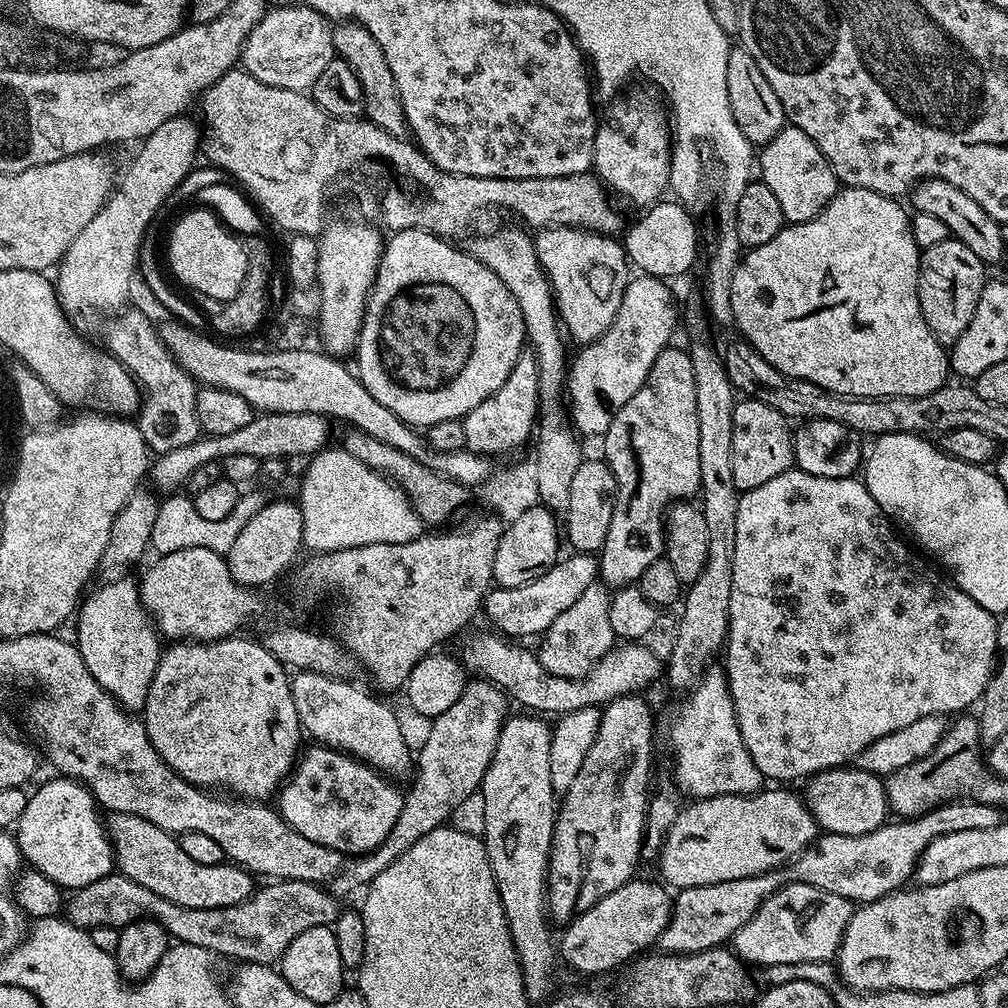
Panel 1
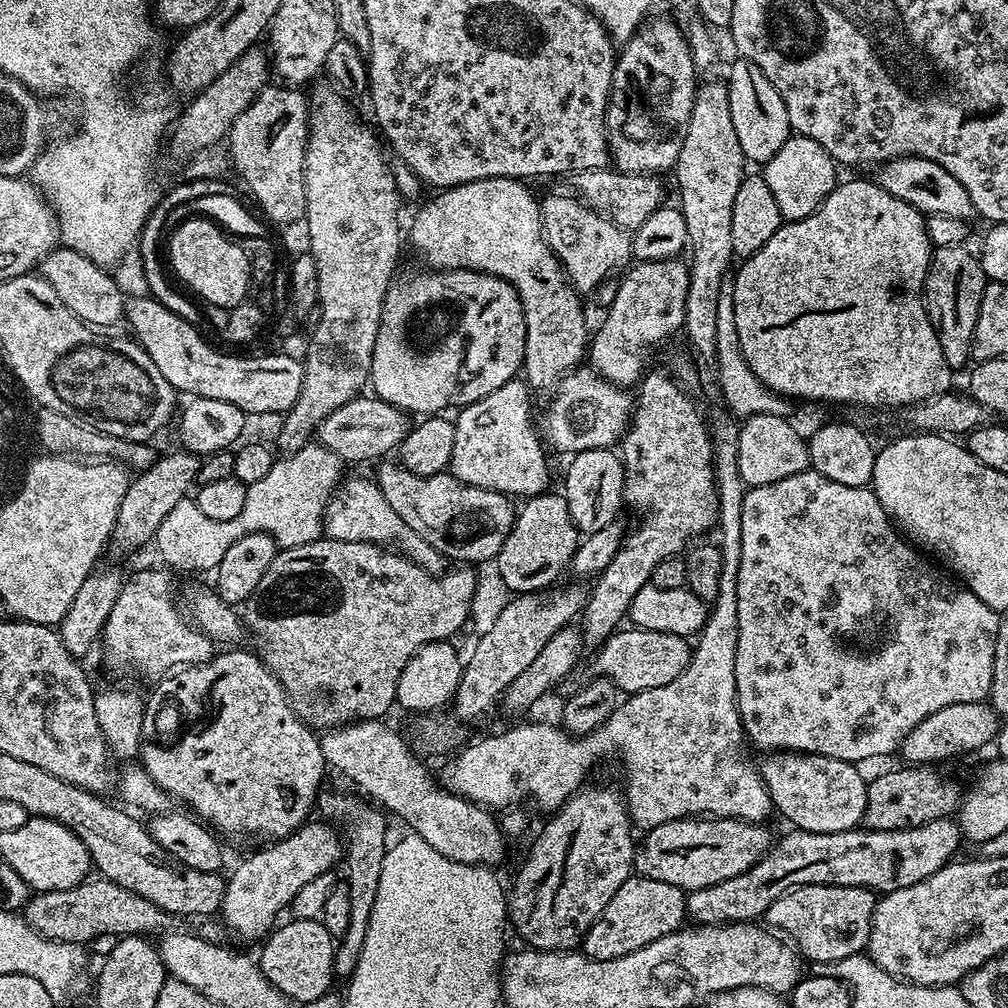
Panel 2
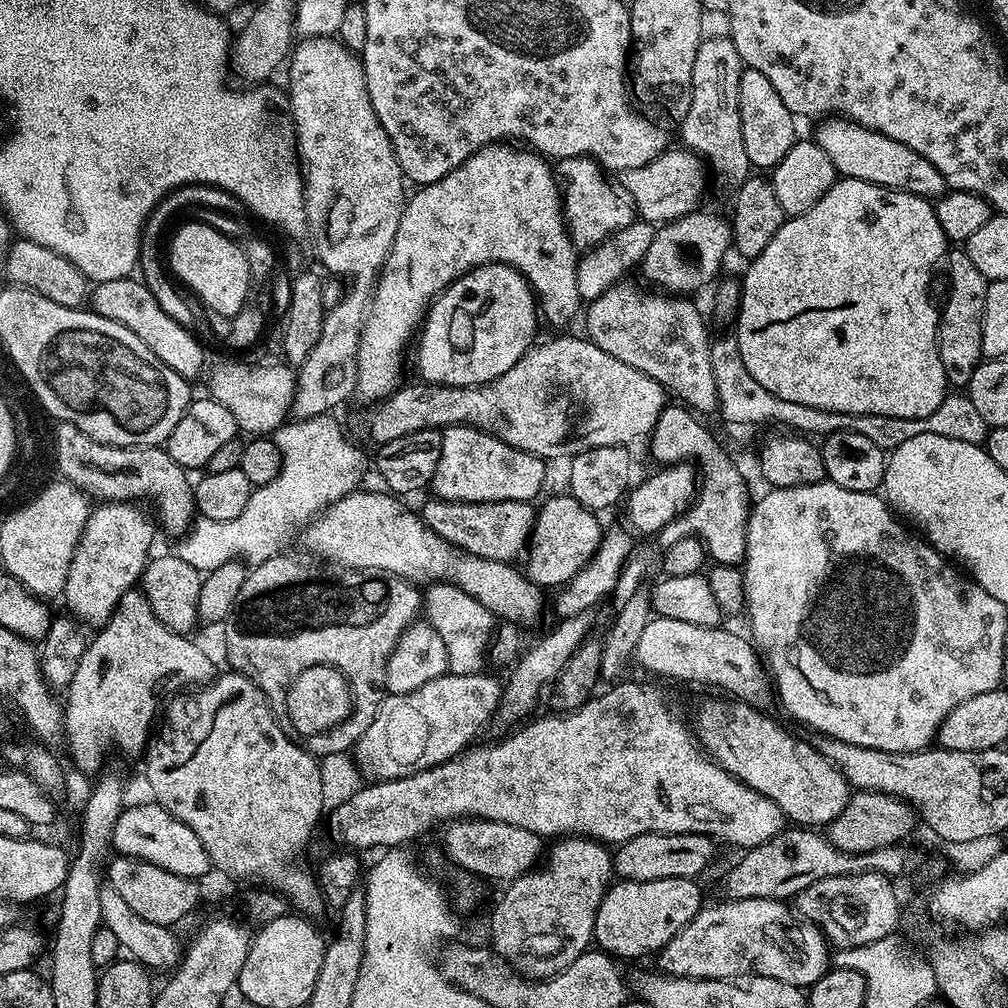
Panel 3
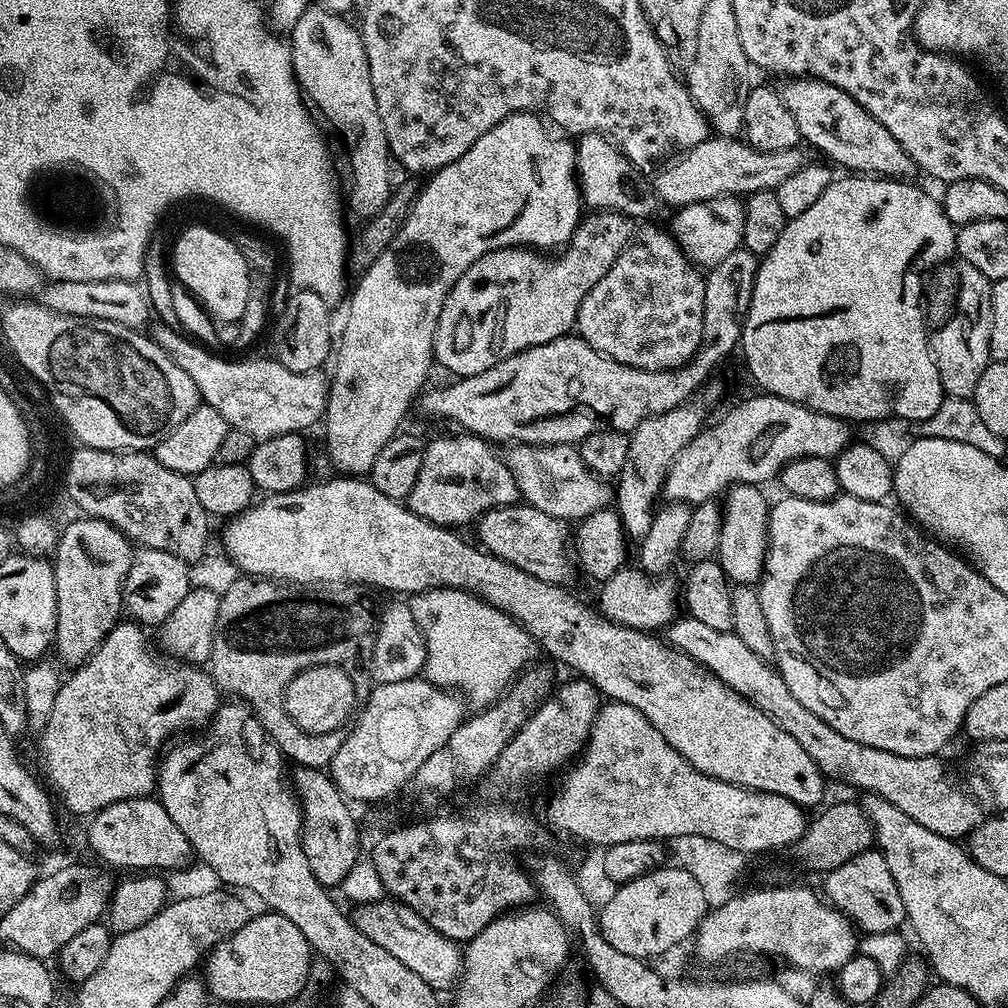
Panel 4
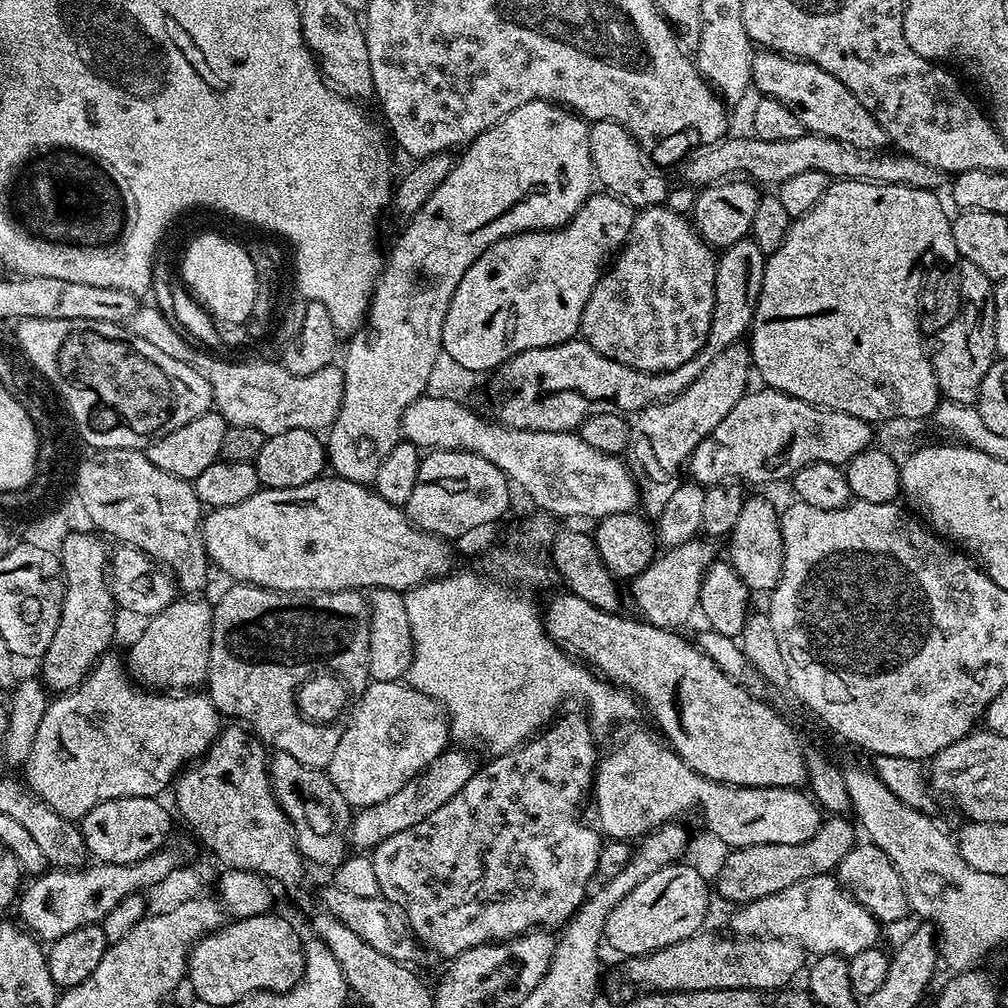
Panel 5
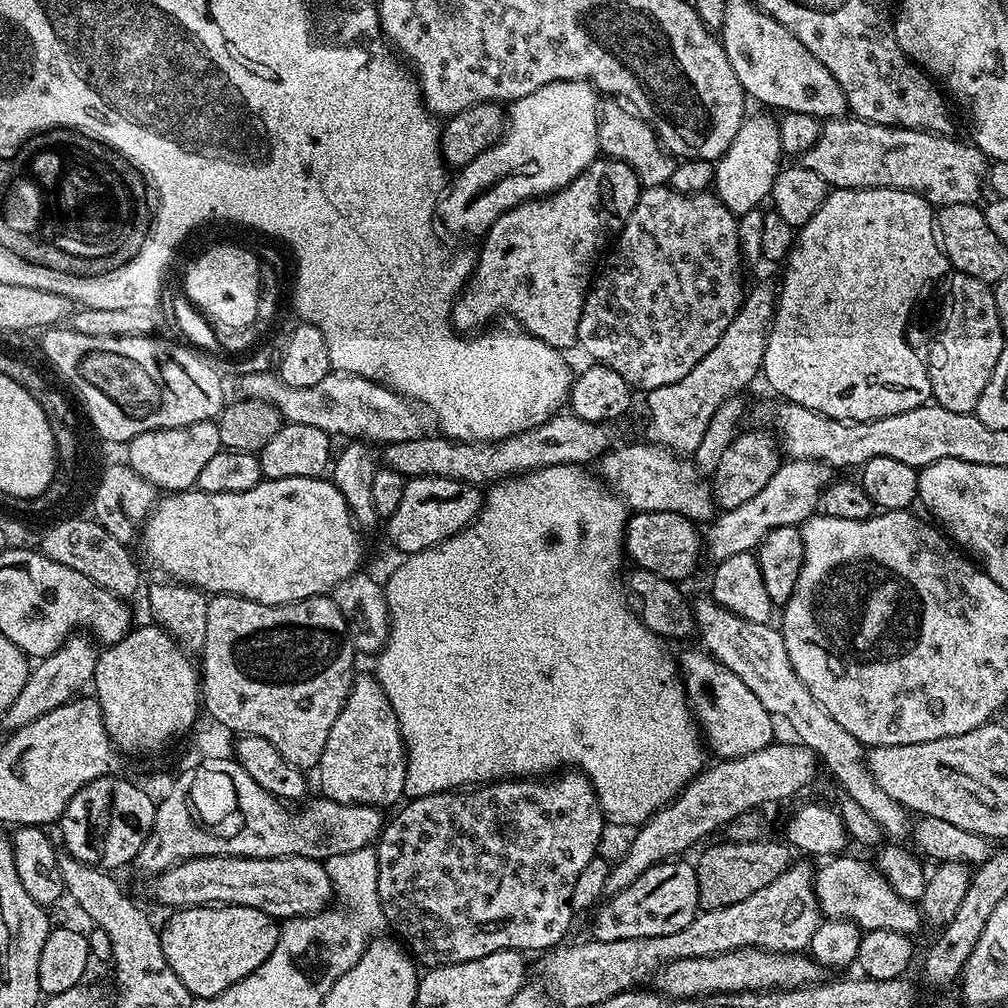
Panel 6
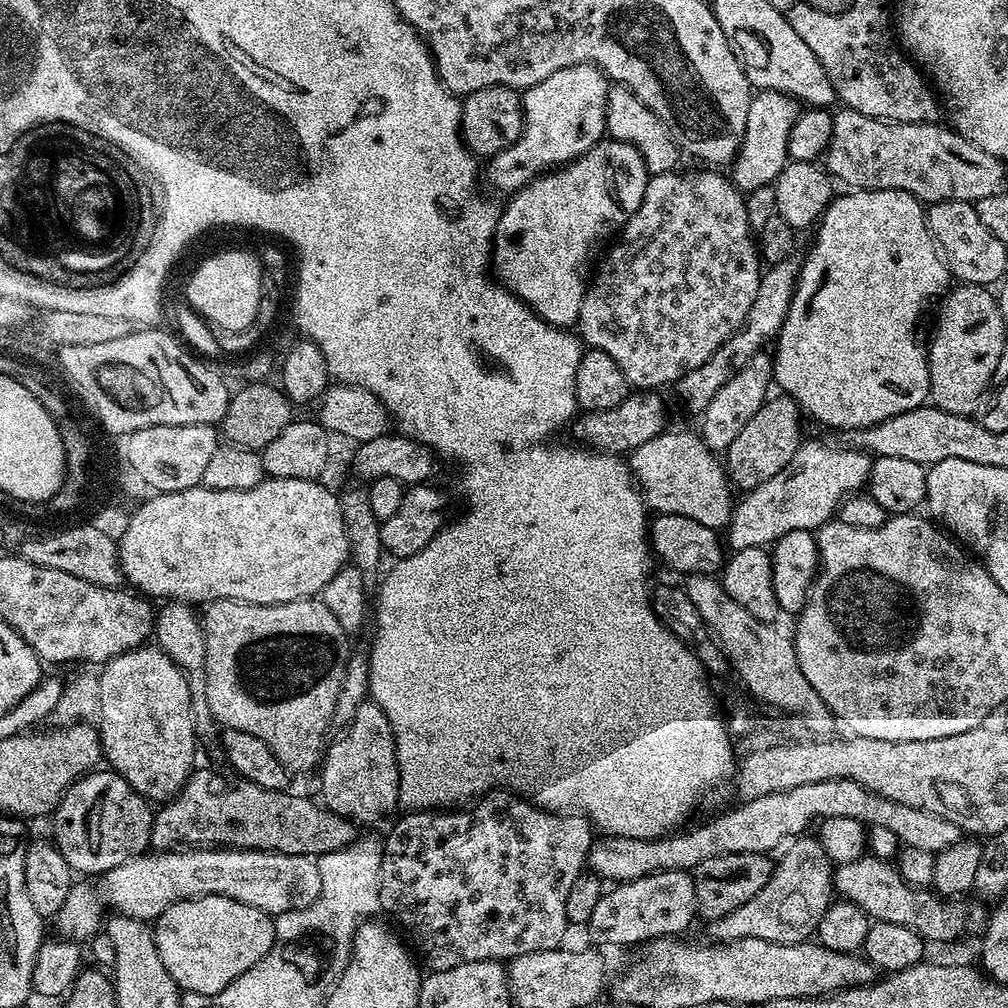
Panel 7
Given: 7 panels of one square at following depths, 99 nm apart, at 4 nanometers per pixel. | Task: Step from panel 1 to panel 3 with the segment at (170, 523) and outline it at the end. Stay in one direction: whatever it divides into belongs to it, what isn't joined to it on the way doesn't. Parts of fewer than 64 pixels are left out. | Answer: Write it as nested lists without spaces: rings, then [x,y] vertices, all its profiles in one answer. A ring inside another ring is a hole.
[[[327,414],[281,424],[270,436],[282,454],[278,478],[253,487],[250,502],[246,502],[246,510],[238,518],[214,522],[214,518],[197,515],[181,535],[185,536],[177,542],[174,554],[202,574],[241,558],[252,566],[261,564],[287,549],[284,547],[291,542],[292,532],[307,528],[334,502],[357,491],[368,468],[370,472],[370,460],[358,445],[348,441],[343,426],[334,417]]]

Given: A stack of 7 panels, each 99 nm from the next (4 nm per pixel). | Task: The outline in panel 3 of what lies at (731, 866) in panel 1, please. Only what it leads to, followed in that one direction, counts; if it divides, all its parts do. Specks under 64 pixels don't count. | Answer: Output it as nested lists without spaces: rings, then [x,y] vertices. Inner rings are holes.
[[[651,832],[638,834],[638,838],[630,838],[615,849],[612,867],[620,880],[634,882],[654,882],[658,878],[700,878],[700,875],[712,864],[716,856],[717,841],[710,836],[683,832],[682,834],[666,834]]]

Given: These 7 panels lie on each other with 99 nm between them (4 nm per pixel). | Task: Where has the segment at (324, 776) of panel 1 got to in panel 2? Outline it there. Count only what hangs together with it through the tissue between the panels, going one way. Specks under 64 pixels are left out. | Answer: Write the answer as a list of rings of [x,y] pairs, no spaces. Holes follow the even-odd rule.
[[[324,790],[318,797],[318,812],[324,815],[321,817],[325,821],[335,822],[343,829],[344,855],[346,865],[348,864],[346,883],[350,890],[350,926],[346,926],[346,934],[339,937],[334,958],[335,975],[344,976],[343,978],[351,977],[358,962],[358,954],[362,954],[362,942],[366,942],[366,926],[370,926],[370,910],[374,910],[374,898],[378,895],[378,878],[382,875],[382,862],[386,851],[384,835],[388,832],[388,824],[384,821],[385,813],[375,803],[356,796],[343,796],[340,792],[331,796],[328,790]]]

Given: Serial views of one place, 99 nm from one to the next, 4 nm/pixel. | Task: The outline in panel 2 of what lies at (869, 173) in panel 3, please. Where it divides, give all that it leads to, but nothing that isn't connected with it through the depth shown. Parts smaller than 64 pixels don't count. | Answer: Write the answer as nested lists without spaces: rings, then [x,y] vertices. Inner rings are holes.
[[[901,156],[898,160],[886,160],[875,169],[875,183],[882,186],[894,198],[902,198],[910,206],[914,206],[925,217],[930,214],[947,214],[950,218],[971,221],[977,215],[974,202],[970,202],[970,194],[966,194],[966,186],[950,174],[938,162],[930,162],[930,158],[921,156]],[[973,216],[973,217],[972,217]]]

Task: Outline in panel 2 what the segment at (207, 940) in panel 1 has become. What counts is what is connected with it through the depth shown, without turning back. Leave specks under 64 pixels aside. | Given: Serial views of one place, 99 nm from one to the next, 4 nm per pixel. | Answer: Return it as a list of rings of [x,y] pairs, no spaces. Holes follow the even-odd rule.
[[[89,878],[70,890],[35,893],[24,905],[22,915],[34,931],[42,934],[42,938],[65,940],[68,944],[81,946],[100,934],[114,934],[116,937],[152,934],[148,932],[164,934],[174,924],[174,918],[166,910],[103,878]]]

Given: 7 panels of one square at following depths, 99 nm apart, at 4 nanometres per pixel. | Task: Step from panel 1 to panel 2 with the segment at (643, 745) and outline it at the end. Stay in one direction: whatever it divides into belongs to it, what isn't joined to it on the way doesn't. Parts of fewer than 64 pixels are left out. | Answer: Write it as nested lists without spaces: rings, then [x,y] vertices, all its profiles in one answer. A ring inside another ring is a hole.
[[[585,786],[579,792],[575,792],[561,808],[557,808],[547,819],[548,825],[537,834],[536,841],[533,842],[532,849],[529,850],[528,857],[525,858],[524,865],[521,866],[520,873],[517,874],[512,888],[510,884],[510,891],[507,893],[508,919],[511,927],[516,927],[517,934],[528,943],[525,945],[529,949],[541,952],[563,952],[575,949],[581,943],[583,936],[590,930],[590,926],[594,926],[594,922],[602,914],[602,910],[606,910],[610,898],[614,898],[614,894],[618,894],[618,886],[622,886],[622,882],[626,882],[633,876],[638,844],[635,839],[632,841],[634,825],[632,817],[628,814],[625,793],[621,789],[619,792],[616,788],[591,788],[591,786]]]

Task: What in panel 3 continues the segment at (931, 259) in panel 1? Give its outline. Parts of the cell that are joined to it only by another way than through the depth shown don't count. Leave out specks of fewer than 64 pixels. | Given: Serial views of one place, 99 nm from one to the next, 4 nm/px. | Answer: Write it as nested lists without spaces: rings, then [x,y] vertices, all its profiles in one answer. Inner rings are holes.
[[[949,251],[946,256],[946,264],[948,260],[948,297],[944,300],[944,308],[942,304],[938,312],[938,343],[940,345],[940,357],[942,358],[942,370],[946,374],[949,385],[967,386],[974,370],[982,363],[984,356],[982,350],[982,318],[986,310],[986,290],[989,281],[985,280],[984,275],[978,270],[978,266],[974,266],[974,262],[970,262],[967,251],[951,252]]]

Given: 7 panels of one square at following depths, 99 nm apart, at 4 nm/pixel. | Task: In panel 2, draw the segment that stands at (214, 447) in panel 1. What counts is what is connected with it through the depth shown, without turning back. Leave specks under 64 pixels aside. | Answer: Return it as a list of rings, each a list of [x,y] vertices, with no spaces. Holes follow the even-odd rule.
[[[359,394],[340,409],[326,415],[315,428],[314,436],[323,448],[329,448],[331,452],[338,454],[341,460],[353,460],[360,464],[363,460],[379,461],[395,453],[402,438],[406,438],[409,427],[410,416],[404,409],[380,399],[375,394]],[[175,450],[157,455],[156,461],[139,473],[140,476],[131,481],[122,498],[122,506],[118,506],[118,518],[112,528],[113,545],[120,548],[140,548],[144,543],[155,537],[158,526],[162,524],[162,518],[178,506],[180,500],[185,499],[188,487],[191,489],[196,484],[196,475],[201,457],[194,452]]]

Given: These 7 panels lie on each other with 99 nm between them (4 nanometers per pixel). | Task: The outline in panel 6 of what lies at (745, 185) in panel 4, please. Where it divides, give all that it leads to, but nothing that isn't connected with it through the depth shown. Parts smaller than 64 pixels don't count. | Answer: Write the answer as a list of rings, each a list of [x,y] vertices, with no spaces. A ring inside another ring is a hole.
[[[848,119],[827,121],[820,129],[818,140],[799,153],[799,167],[814,170],[833,189],[901,188],[918,193],[933,206],[971,204],[977,199],[975,196],[986,176],[986,157],[978,147],[955,144],[944,134]]]

